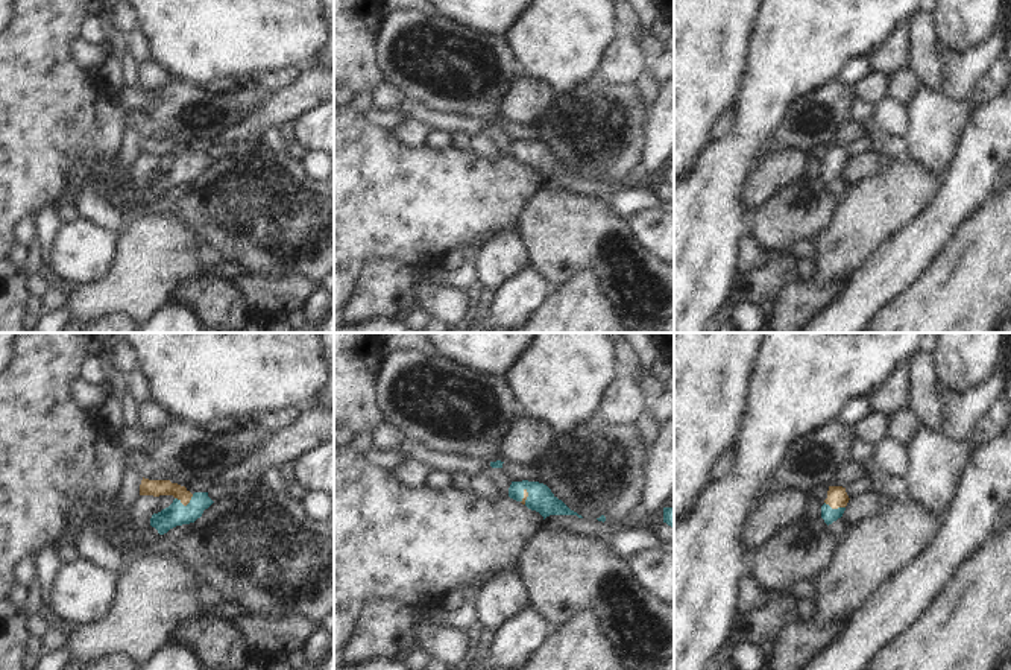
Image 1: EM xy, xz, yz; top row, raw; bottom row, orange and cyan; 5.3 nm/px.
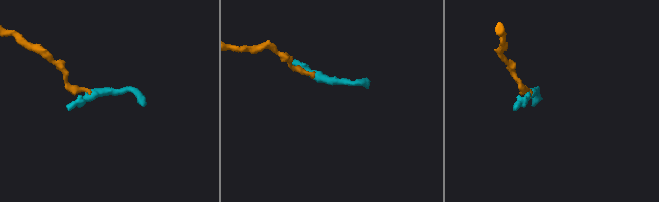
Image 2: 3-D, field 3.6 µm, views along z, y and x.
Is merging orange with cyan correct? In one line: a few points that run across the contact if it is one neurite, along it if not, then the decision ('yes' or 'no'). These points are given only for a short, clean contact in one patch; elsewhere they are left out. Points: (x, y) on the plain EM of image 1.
xy (155, 148), (170, 148), (185, 164), (176, 173) | yes

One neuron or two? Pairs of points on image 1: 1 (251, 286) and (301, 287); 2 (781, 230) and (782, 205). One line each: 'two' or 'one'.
1: one
2: one

